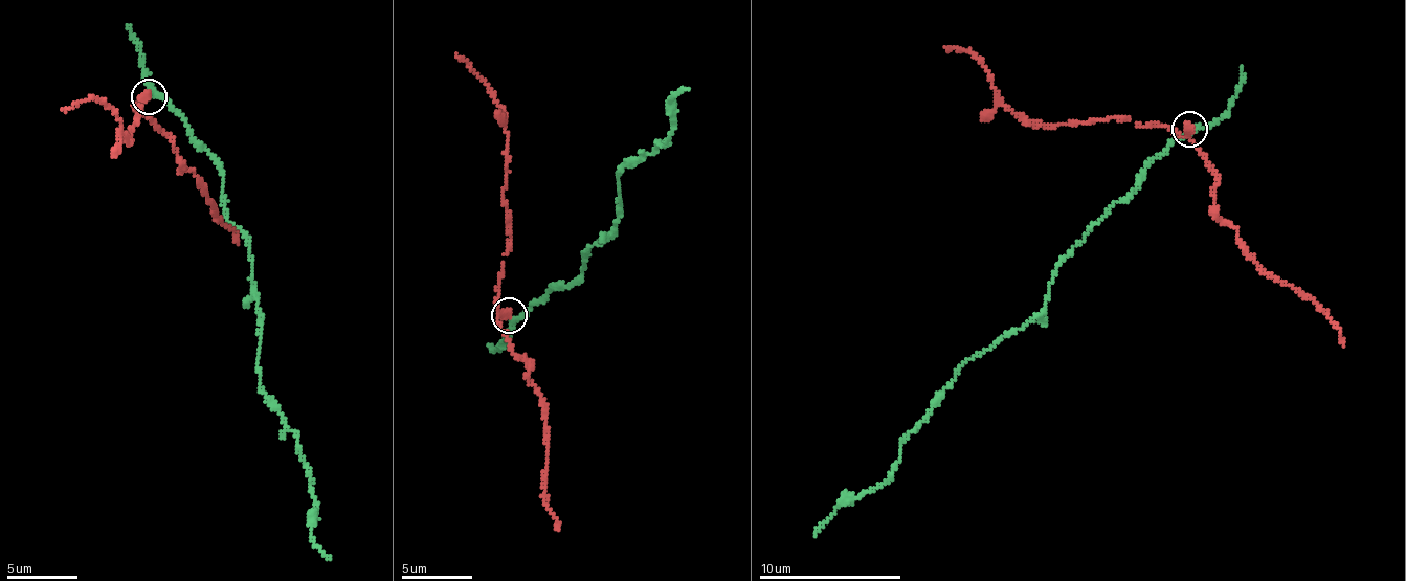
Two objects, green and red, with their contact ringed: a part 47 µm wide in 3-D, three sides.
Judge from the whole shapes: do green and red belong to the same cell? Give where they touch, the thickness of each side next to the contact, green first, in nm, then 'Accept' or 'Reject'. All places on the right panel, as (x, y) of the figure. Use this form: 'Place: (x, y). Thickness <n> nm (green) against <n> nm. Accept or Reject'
Place: (1189, 129). Thickness 170 nm (green) against 440 nm. Accept

